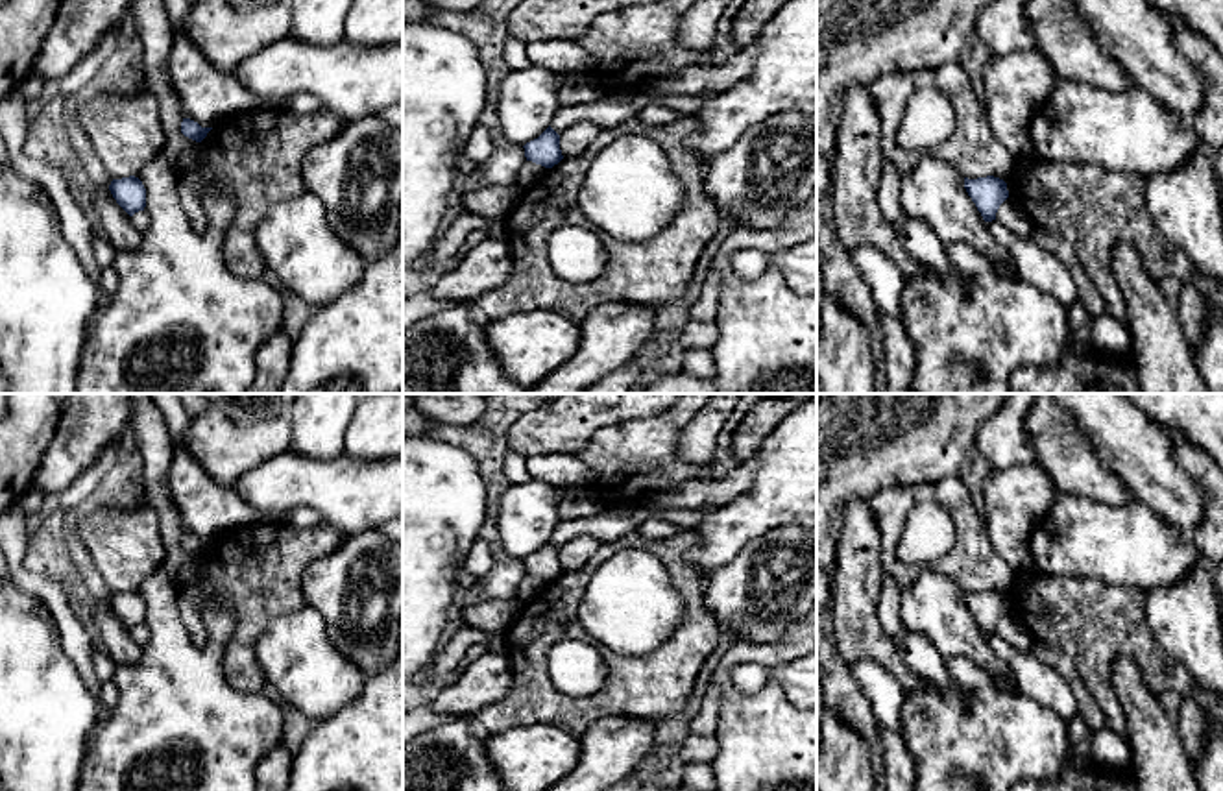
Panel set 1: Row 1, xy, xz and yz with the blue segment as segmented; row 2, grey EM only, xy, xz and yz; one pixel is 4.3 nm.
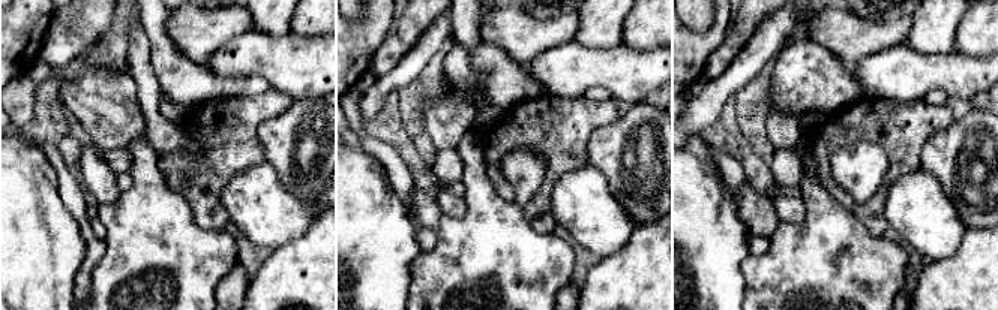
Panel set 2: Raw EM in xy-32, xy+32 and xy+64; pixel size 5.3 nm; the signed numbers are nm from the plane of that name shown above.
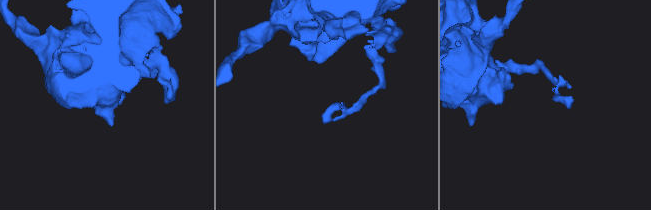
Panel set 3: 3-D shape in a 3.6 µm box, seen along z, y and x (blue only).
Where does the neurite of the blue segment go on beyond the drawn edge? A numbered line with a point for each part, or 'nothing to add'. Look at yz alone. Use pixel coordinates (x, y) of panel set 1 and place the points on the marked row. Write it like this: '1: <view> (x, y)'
nothing to add

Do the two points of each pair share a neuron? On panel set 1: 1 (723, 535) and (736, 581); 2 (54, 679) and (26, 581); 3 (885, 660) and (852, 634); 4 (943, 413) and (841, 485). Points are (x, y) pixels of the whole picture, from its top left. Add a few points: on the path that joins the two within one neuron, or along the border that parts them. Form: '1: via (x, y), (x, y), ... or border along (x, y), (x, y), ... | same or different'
1: border along (763, 535), (752, 536), (730, 560), (706, 575) | different
2: border along (19, 586), (47, 608), (56, 629) | different
3: via (878, 653), (859, 636) | same
4: via (917, 429), (909, 429), (867, 459) | same

